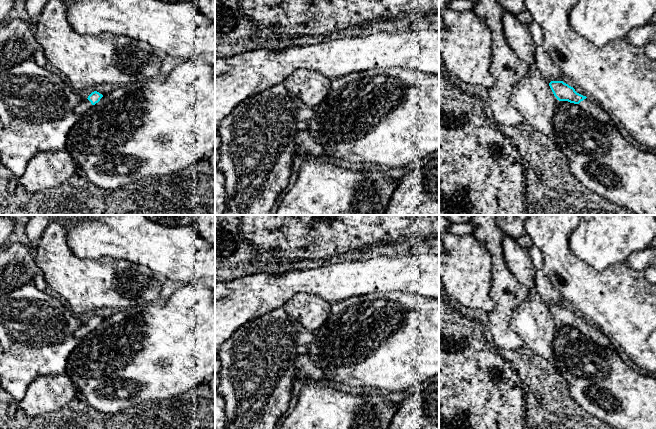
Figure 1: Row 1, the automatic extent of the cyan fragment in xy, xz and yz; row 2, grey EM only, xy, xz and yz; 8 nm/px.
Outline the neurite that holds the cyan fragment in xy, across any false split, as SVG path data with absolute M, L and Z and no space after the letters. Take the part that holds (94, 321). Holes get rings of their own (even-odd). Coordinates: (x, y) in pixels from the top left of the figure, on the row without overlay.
M97 315L92 316L87 323L82 324L78 330L75 332L75 336L79 338L83 338L85 335L90 333L93 329L98 327L100 323L103 321L102 318L100 318Z

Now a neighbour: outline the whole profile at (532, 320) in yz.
M535 288L530 290L528 297L514 309L510 324L523 340L524 346L553 363L552 342L556 335L557 322Z

